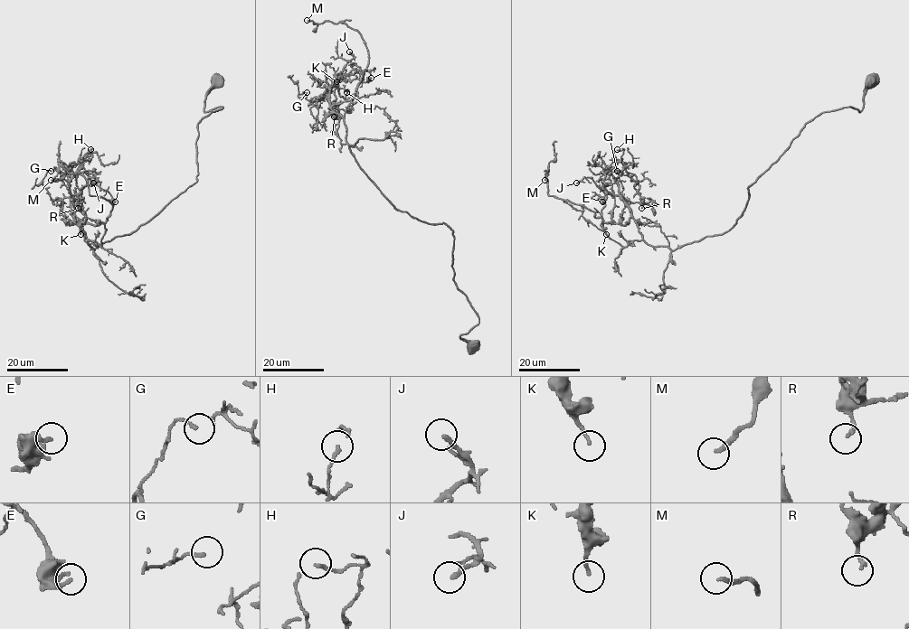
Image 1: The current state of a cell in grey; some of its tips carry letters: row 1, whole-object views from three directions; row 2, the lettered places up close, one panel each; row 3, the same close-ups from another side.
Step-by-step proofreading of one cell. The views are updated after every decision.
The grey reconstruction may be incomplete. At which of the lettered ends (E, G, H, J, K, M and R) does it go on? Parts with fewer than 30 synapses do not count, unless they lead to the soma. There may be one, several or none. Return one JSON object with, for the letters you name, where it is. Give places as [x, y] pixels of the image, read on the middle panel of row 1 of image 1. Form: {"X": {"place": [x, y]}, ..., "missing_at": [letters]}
{"J": {"place": [349, 51]}, "M": {"place": [307, 20]}, "missing_at": ["J", "M"]}

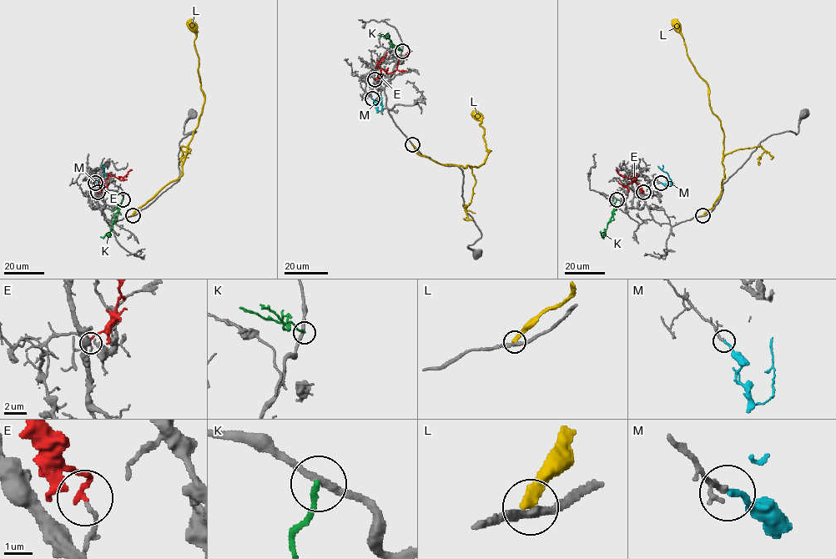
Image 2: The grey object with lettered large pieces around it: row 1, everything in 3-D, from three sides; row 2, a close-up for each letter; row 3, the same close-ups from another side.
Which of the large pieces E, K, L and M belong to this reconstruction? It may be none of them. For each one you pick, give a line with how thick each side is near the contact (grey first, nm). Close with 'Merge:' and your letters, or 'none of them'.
M: 150/200 nm
Merge: M

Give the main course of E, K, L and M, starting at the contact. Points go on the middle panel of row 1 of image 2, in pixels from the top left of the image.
E: (375, 79), (382, 69), (387, 73), (395, 70), (399, 60), (411, 51)
K: (402, 51), (398, 49), (389, 38), (378, 35)
L: (412, 144), (418, 153), (441, 164), (478, 167), (490, 150), (486, 149), (481, 120), (473, 111)
M: (372, 98), (375, 107), (380, 111), (382, 105), (380, 96)

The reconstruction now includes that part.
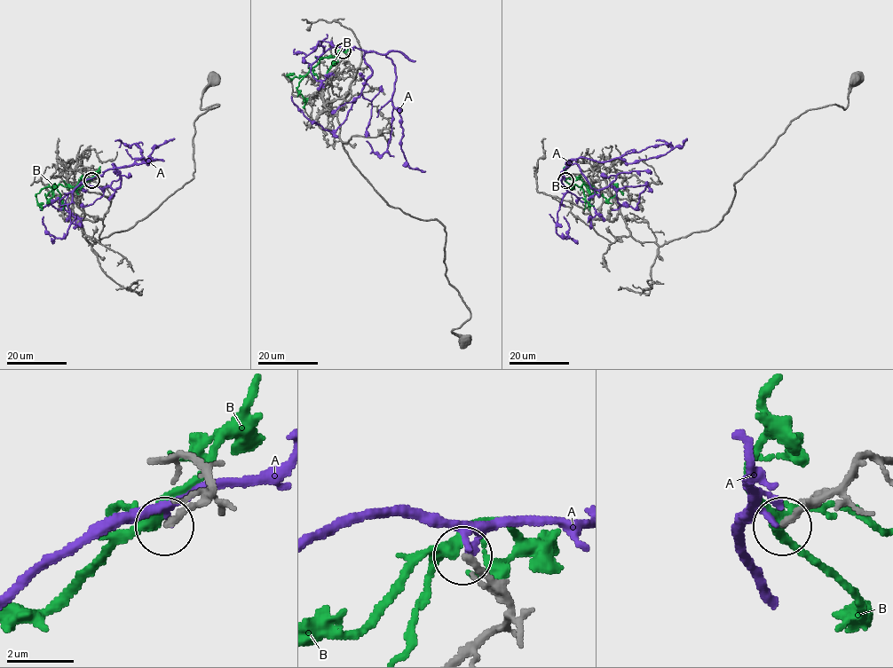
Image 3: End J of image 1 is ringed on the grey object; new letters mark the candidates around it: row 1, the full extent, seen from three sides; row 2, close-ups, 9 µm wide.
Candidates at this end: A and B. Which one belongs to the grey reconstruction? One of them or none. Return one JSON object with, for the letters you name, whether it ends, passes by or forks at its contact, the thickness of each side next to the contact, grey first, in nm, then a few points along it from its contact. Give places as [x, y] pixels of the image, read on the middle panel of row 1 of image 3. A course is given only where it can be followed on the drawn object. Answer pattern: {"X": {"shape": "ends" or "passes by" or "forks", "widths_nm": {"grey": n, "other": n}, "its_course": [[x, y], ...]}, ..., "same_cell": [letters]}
{"same_cell": []}

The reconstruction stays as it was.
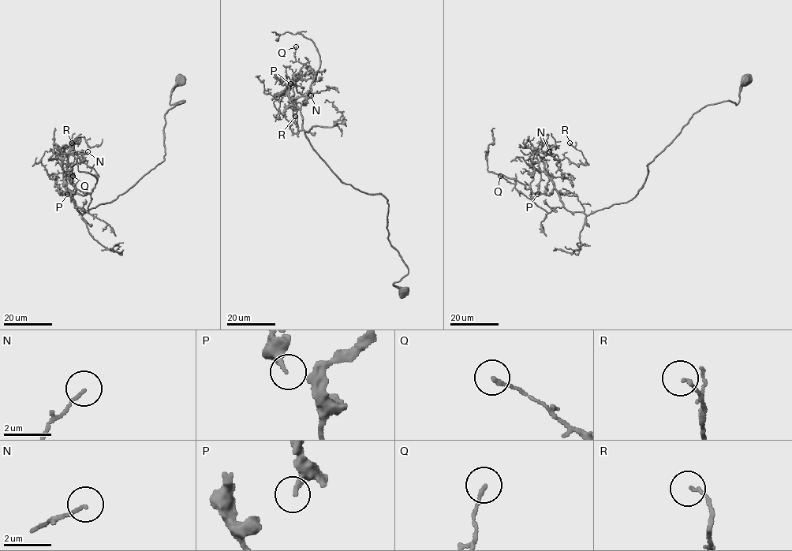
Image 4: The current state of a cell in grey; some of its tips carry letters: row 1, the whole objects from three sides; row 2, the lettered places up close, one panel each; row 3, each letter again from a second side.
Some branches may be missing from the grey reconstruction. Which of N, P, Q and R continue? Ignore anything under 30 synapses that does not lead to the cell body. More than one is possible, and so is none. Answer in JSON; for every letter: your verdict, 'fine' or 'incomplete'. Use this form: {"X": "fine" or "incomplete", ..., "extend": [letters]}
{"N": "fine", "P": "fine", "Q": "fine", "R": "fine", "extend": []}

